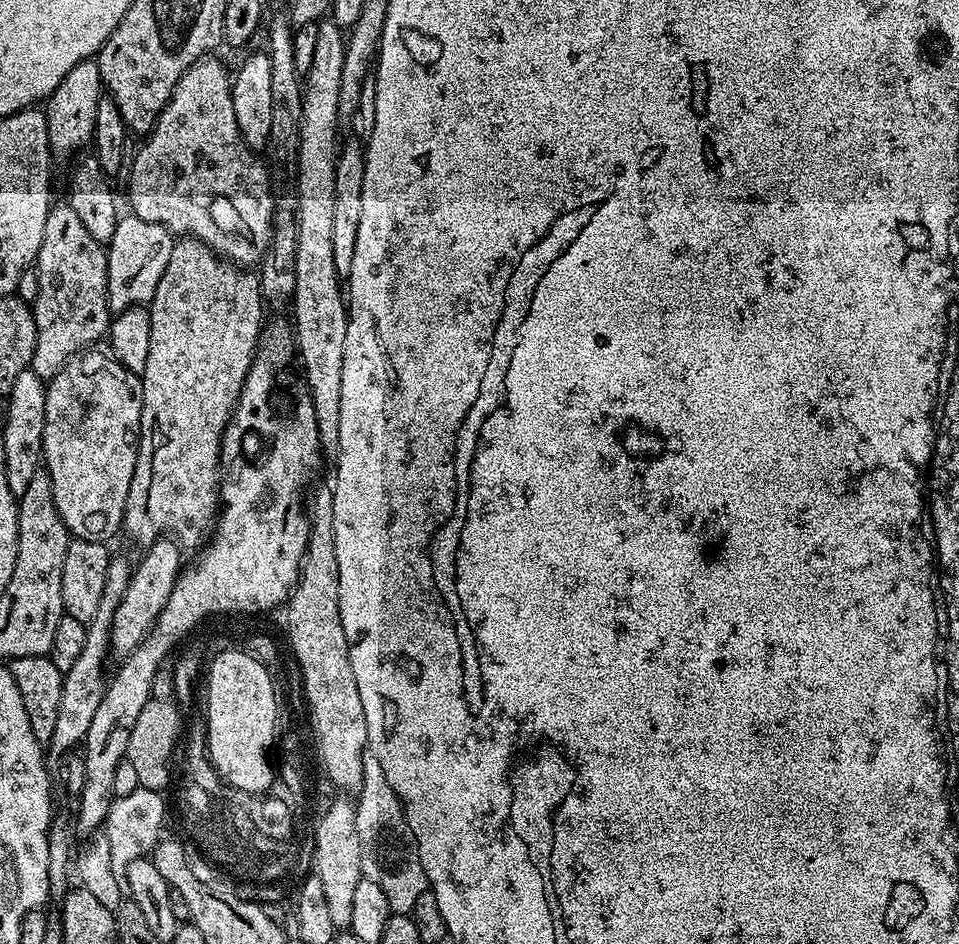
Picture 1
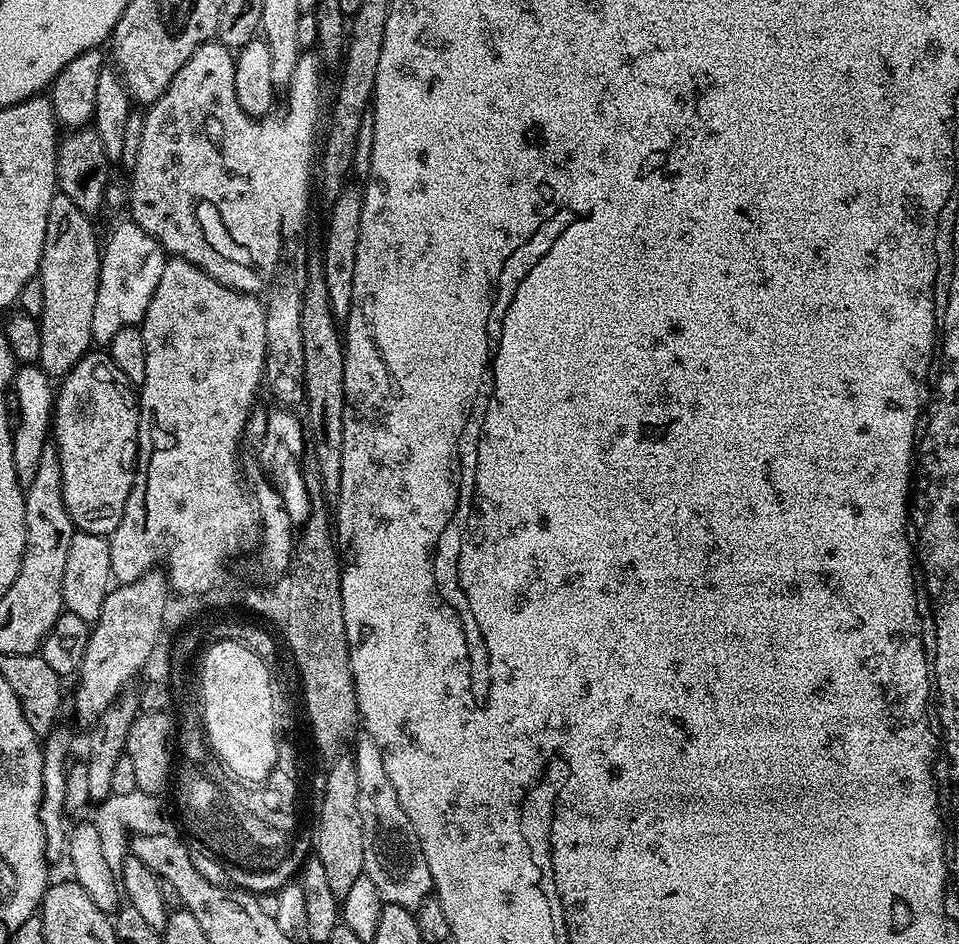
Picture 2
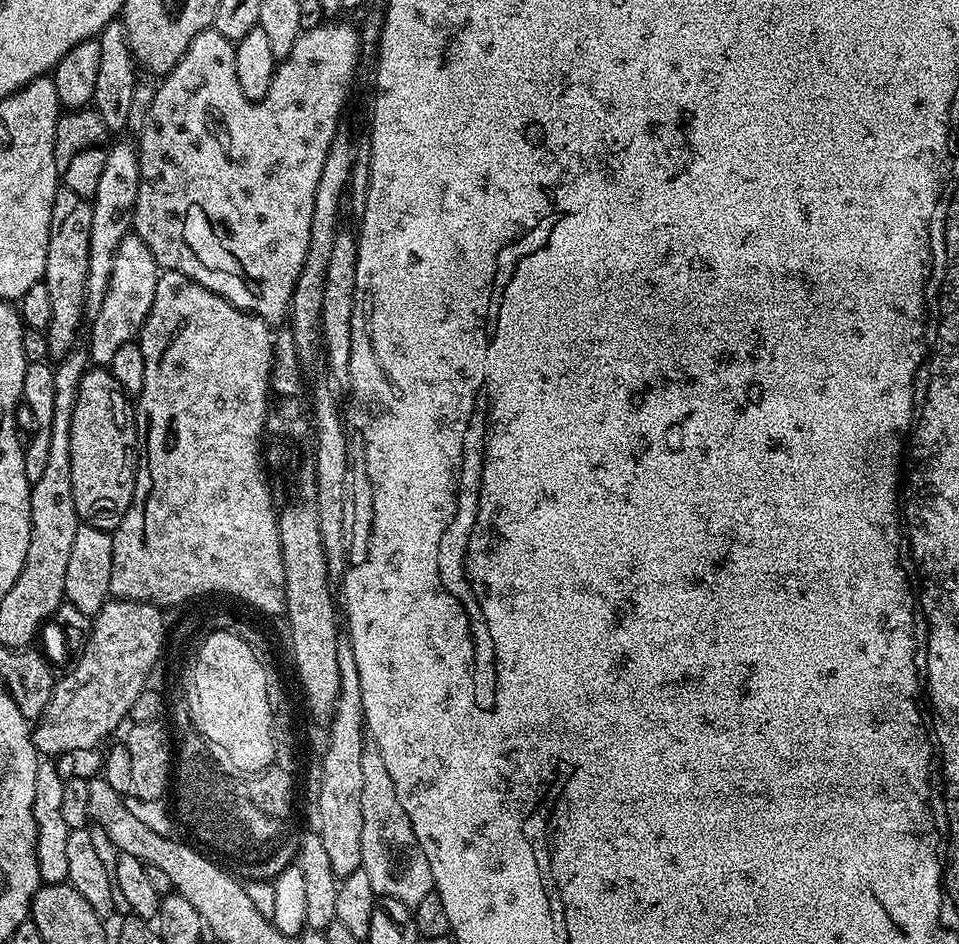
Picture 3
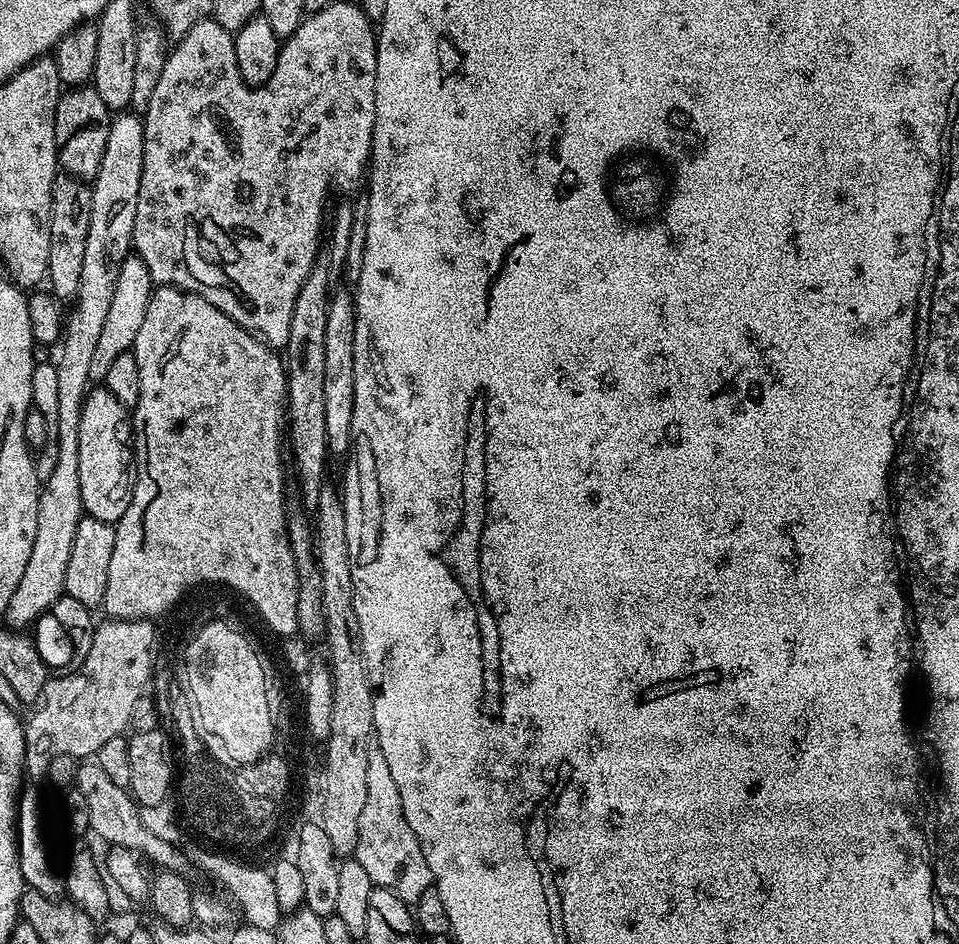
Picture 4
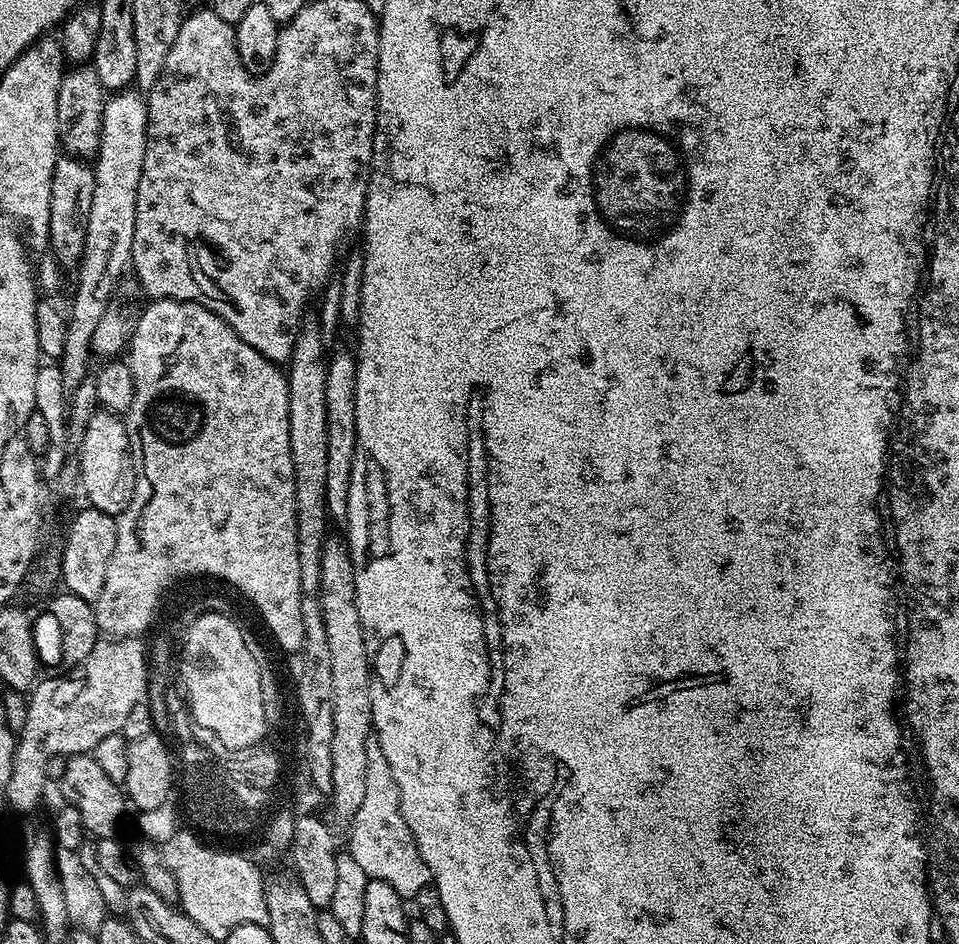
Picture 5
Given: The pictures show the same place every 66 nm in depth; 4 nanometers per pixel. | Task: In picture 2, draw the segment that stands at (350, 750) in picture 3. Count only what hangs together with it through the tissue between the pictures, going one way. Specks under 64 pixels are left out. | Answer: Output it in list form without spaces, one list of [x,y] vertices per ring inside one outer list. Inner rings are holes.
[[[344,756],[335,761],[329,769],[331,779],[328,782],[327,799],[314,816],[316,833],[310,836],[311,847],[314,849],[315,859],[322,862],[326,869],[326,879],[330,890],[337,898],[343,898],[349,893],[350,886],[358,877],[364,875],[364,855],[362,854],[362,818],[358,814],[358,804],[353,800],[356,796],[356,777],[353,766]]]

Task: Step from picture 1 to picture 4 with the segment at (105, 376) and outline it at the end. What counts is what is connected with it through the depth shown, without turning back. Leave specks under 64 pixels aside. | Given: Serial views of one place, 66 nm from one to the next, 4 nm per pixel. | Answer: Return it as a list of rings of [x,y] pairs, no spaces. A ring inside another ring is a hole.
[[[93,387],[84,398],[82,418],[78,422],[78,486],[85,513],[107,524],[116,525],[130,506],[135,485],[136,462],[129,409],[124,408],[122,402],[118,402],[118,398],[114,398],[108,388]]]

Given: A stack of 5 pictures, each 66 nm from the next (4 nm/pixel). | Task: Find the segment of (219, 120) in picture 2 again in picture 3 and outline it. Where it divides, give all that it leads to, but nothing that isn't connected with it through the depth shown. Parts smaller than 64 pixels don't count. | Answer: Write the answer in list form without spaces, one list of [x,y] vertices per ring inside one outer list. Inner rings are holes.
[[[322,22],[316,28],[310,28],[301,31],[300,36],[294,42],[294,50],[285,60],[279,61],[276,66],[276,76],[272,79],[270,90],[266,94],[266,98],[261,100],[251,100],[246,98],[246,94],[242,94],[242,86],[238,86],[238,74],[234,74],[234,54],[236,53],[235,43],[226,38],[222,38],[222,34],[218,34],[216,29],[207,28],[202,34],[198,34],[198,38],[194,38],[194,42],[190,42],[190,46],[186,50],[186,54],[182,54],[182,58],[156,84],[156,93],[154,94],[154,102],[150,102],[150,114],[146,114],[146,122],[142,126],[142,130],[138,134],[138,155],[140,157],[140,185],[138,186],[138,198],[136,199],[136,208],[132,211],[132,228],[146,242],[146,246],[150,246],[150,250],[154,254],[157,265],[161,269],[169,272],[181,272],[186,274],[194,282],[198,282],[202,286],[206,286],[206,290],[210,290],[214,294],[218,294],[222,298],[226,298],[226,302],[230,302],[235,308],[240,308],[244,312],[251,312],[252,315],[265,320],[270,326],[276,326],[276,323],[282,321],[288,315],[288,304],[292,301],[292,291],[298,282],[298,274],[302,270],[302,262],[306,262],[306,250],[310,246],[310,218],[314,218],[314,190],[318,190],[318,178],[322,178],[322,166],[326,162],[326,154],[330,150],[330,146],[334,142],[336,133],[341,127],[340,115],[344,112],[344,107],[348,104],[348,95],[352,92],[352,83],[356,80],[356,67],[360,64],[360,56],[362,57],[362,49],[360,47],[360,34],[355,27],[352,28],[348,24],[336,24],[340,22]]]

